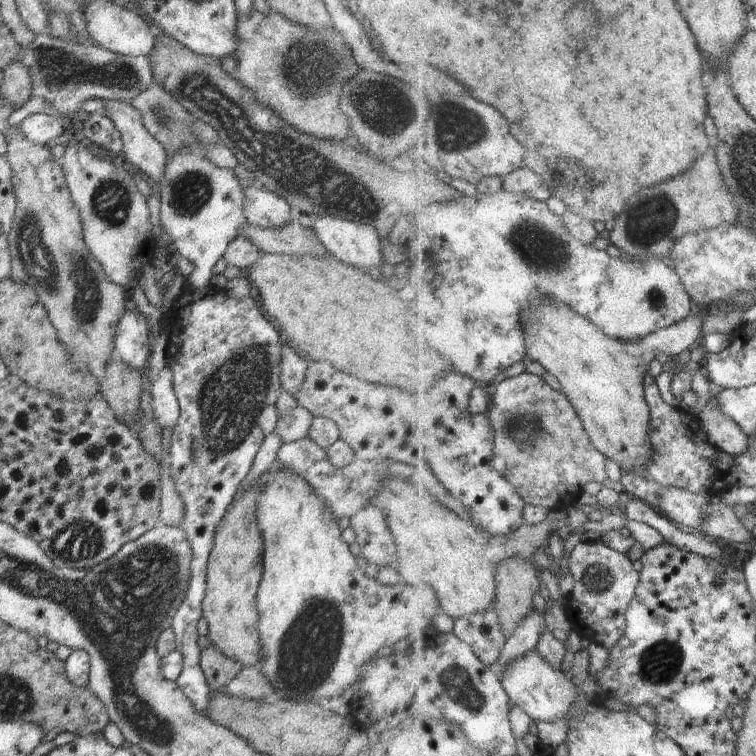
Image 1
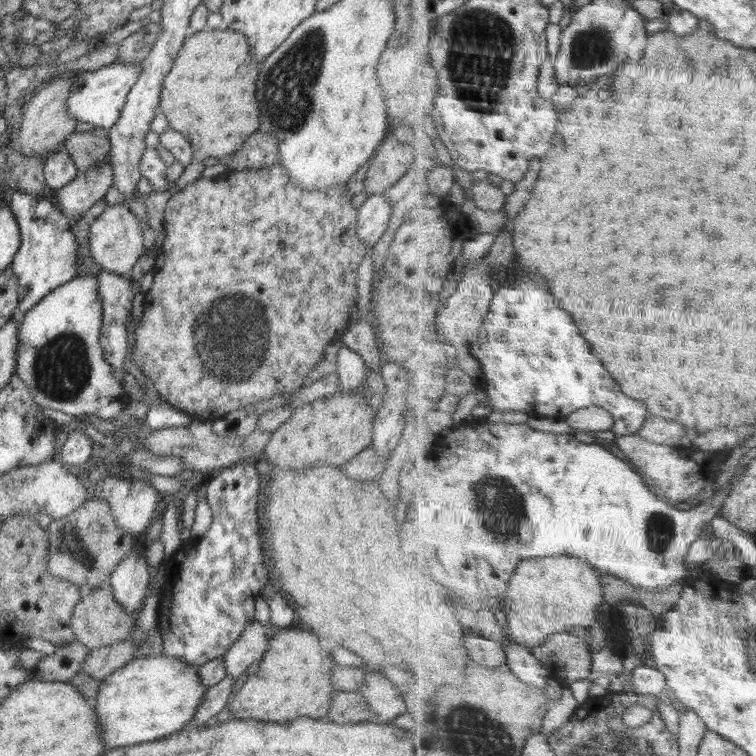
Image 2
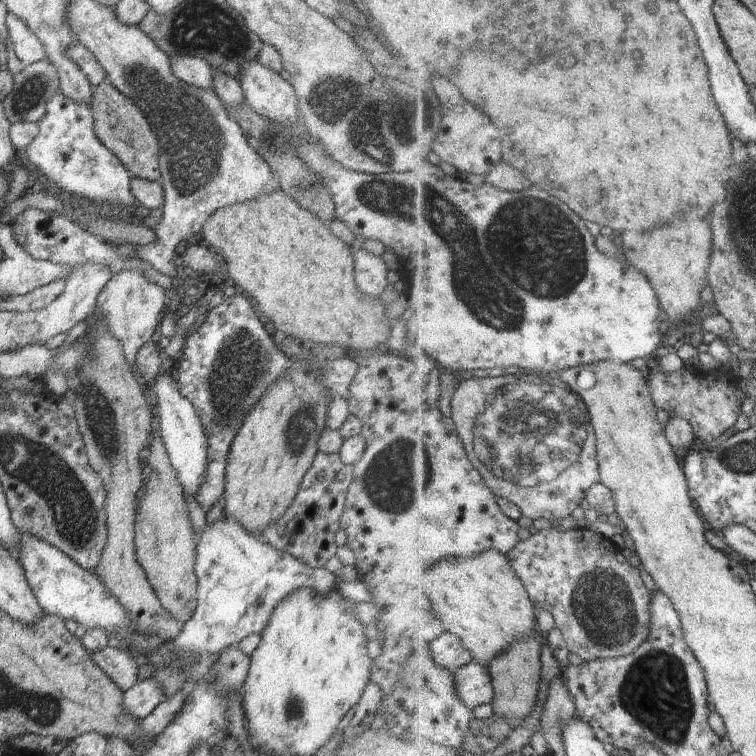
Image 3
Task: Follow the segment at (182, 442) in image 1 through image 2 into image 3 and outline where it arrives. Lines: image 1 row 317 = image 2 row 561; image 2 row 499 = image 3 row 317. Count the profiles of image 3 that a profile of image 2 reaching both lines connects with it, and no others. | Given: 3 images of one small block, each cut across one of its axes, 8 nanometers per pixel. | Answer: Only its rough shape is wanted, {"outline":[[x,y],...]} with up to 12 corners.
{"outline":[[240,291],[186,338],[180,394],[206,434],[194,496],[224,494],[246,414],[290,366]]}

